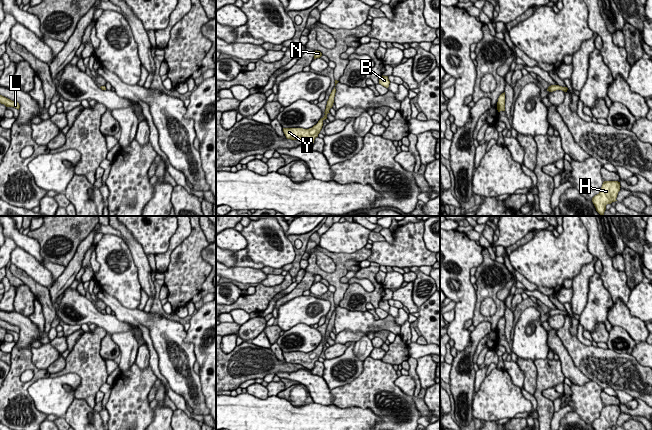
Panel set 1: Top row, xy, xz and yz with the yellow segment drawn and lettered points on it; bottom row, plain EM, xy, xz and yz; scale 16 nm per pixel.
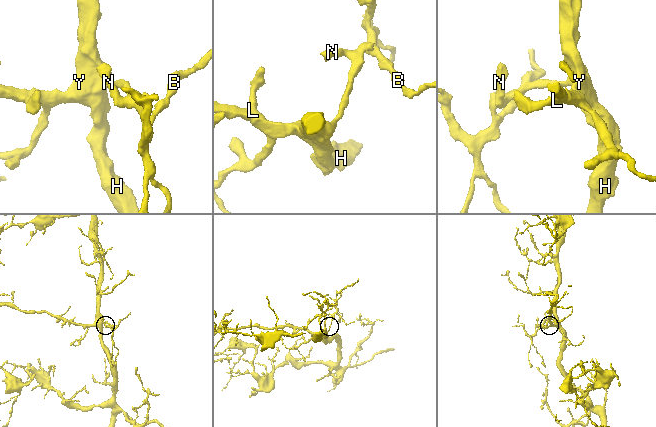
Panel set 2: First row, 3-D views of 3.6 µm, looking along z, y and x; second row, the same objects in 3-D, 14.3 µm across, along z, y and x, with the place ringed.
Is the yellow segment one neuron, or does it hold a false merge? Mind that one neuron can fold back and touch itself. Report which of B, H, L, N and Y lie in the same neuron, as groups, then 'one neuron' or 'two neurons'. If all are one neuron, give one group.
B H L N Y; one neuron

